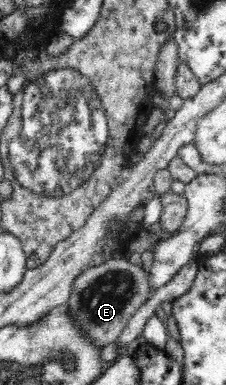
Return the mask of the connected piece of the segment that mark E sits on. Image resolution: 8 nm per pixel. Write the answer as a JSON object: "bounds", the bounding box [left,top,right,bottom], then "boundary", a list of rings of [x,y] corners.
{"bounds":[69,259,156,346],"boundary":[[[126,259],[106,262],[104,268],[89,269],[74,281],[74,289],[69,294],[69,306],[77,313],[82,329],[106,346],[118,341],[119,335],[129,326],[137,309],[154,293],[156,287],[151,282],[151,272],[141,265]]]}

